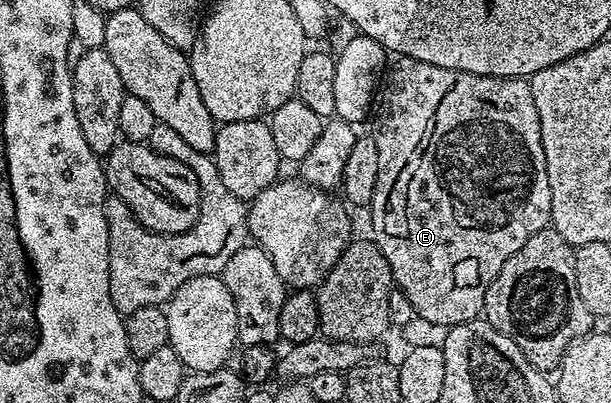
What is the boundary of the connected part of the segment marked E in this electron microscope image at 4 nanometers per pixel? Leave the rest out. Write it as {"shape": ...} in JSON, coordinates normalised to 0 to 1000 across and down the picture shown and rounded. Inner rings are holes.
{"shape":[[[656,139],[651,159],[635,171],[633,186],[627,199],[627,216],[620,228],[620,266],[617,278],[617,328],[609,330],[610,350],[620,362],[620,442],[614,452],[614,481],[607,524],[610,524],[610,578],[607,593],[617,608],[617,618],[627,630],[627,640],[633,640],[637,667],[643,682],[643,702],[660,730],[666,730],[666,739],[673,749],[678,777],[684,787],[689,784],[702,804],[728,804],[727,809],[740,809],[743,804],[766,804],[769,794],[779,794],[789,782],[794,762],[794,732],[804,710],[804,700],[817,680],[817,670],[823,670],[823,660],[830,650],[830,640],[836,640],[836,630],[843,630],[856,610],[856,600],[863,600],[863,591],[869,591],[869,581],[882,581],[892,566],[900,563],[905,533],[902,531],[902,462],[895,442],[895,402],[892,400],[892,375],[889,372],[889,342],[885,340],[885,305],[882,303],[882,283],[876,273],[876,243],[869,243],[869,223],[864,206],[853,194],[835,194],[830,189],[779,189],[774,179],[753,179],[748,169],[727,169],[717,159],[705,154],[692,154],[681,149],[671,139]]]}

